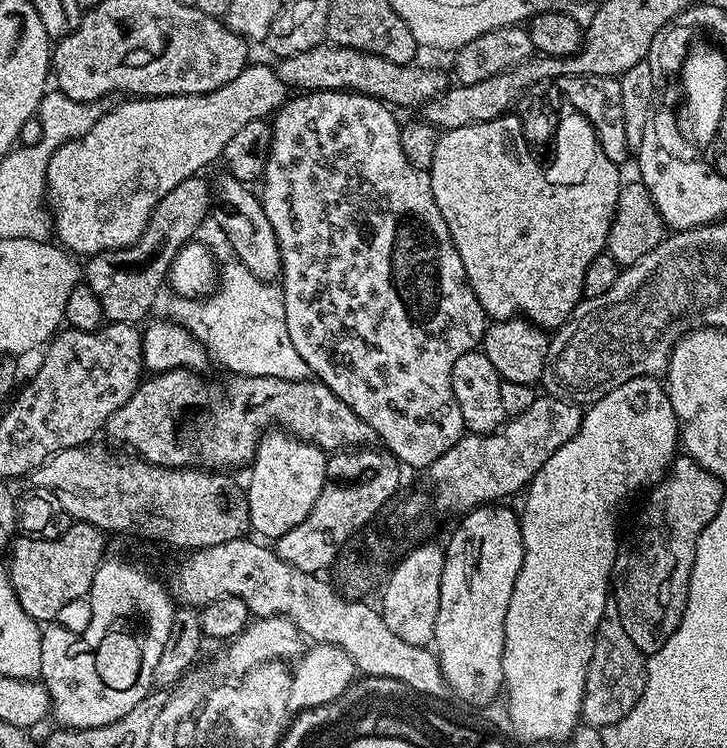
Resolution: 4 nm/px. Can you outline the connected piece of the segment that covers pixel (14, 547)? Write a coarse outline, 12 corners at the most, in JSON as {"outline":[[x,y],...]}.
{"outline":[[69,523],[52,540],[20,534],[6,573],[37,622],[83,601],[105,533]]}

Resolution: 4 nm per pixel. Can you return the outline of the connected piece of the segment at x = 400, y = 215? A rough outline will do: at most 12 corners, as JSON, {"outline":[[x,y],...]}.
{"outline":[[382,100],[270,120],[309,373],[426,470],[486,317]]}

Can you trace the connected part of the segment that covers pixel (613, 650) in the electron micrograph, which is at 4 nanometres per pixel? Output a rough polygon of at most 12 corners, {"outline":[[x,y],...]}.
{"outline":[[609,602],[582,698],[603,730],[638,702],[646,656]]}

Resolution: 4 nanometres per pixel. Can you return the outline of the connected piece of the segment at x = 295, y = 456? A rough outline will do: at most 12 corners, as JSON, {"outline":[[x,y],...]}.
{"outline":[[276,430],[256,447],[251,531],[275,538],[329,479],[316,444]]}

